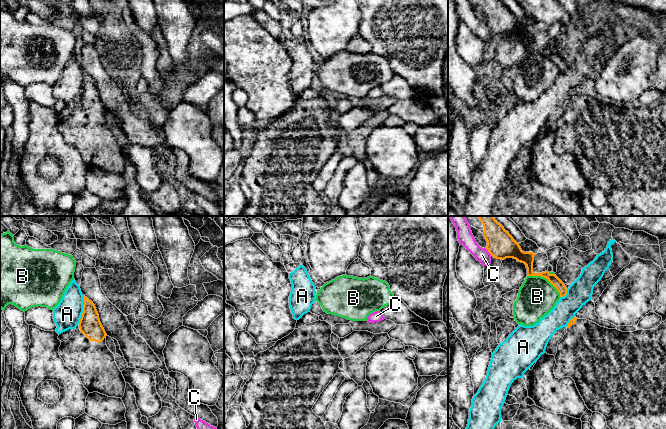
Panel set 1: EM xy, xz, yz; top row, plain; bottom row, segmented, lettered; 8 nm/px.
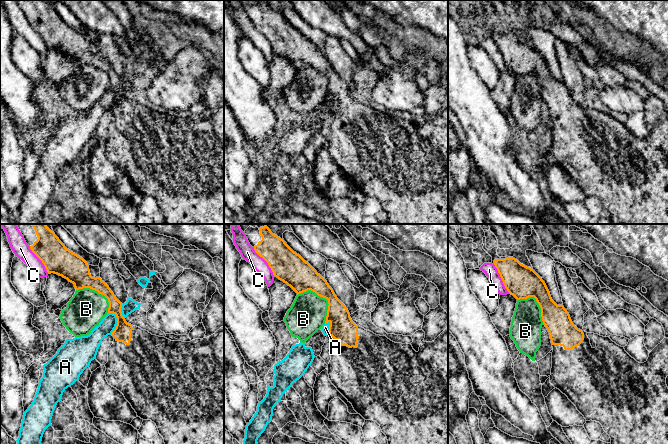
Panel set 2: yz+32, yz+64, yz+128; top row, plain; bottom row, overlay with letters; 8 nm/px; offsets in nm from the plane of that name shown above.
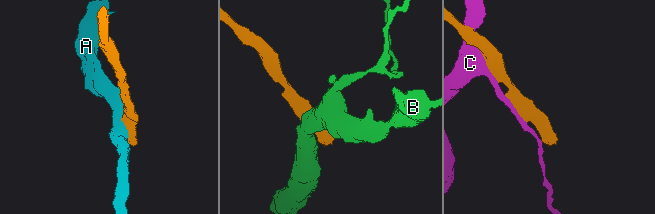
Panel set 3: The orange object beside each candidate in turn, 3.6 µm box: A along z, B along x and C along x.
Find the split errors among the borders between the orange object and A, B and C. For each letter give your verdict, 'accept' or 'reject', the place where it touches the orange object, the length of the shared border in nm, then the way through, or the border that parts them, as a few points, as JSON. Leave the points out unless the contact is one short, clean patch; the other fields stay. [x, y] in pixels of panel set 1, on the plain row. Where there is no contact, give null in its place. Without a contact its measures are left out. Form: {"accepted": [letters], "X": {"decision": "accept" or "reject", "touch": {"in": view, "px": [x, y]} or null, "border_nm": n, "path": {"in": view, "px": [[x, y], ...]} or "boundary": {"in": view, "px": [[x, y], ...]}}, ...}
{"accepted": [], "A": {"decision": "reject", "touch": {"in": "xy", "px": [83, 85]}, "border_nm": 240, "boundary": {"in": "xy", "px": [[83, 71], [83, 88], [78, 99]]}}, "B": {"decision": "reject", "touch": {"in": "yz", "px": [545, 53]}, "border_nm": 320, "boundary": {"in": "yz", "px": [[527, 51], [543, 52], [560, 72]]}}, "C": {"decision": "reject", "touch": {"in": "yz", "px": [488, 27]}, "border_nm": 70}}

